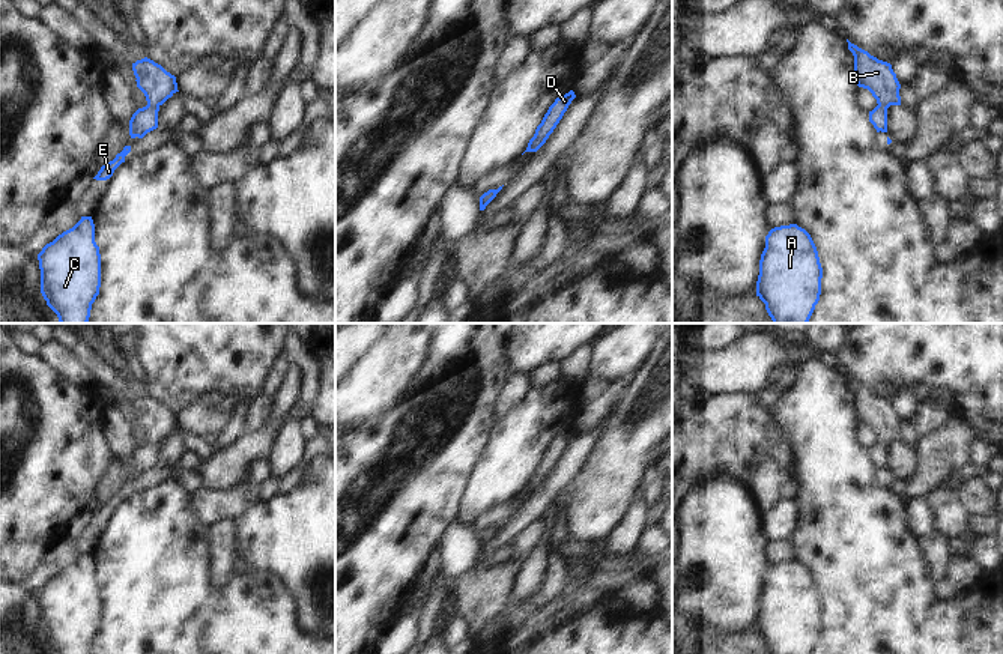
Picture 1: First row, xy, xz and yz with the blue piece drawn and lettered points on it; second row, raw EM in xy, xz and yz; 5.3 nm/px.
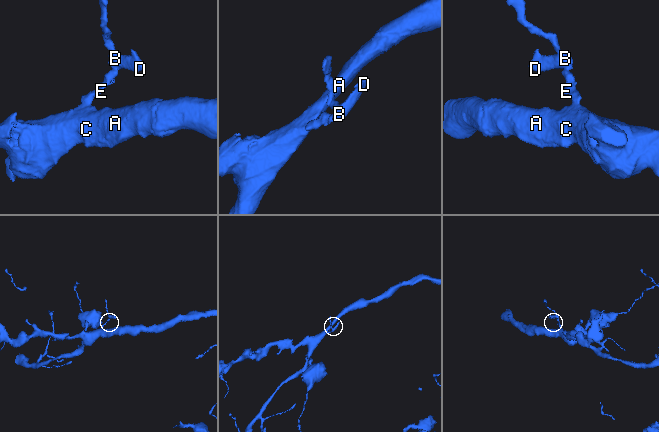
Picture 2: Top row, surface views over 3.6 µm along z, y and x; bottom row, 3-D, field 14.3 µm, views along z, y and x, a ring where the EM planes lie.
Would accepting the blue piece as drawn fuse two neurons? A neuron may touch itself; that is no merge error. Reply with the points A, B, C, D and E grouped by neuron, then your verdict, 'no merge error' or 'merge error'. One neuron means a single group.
A B C D E; no merge error

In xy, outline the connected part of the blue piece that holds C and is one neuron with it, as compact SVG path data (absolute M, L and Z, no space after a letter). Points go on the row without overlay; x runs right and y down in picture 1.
M92 553L47 580L38 591L41 630L57 654L90 654L101 624L101 591Z

